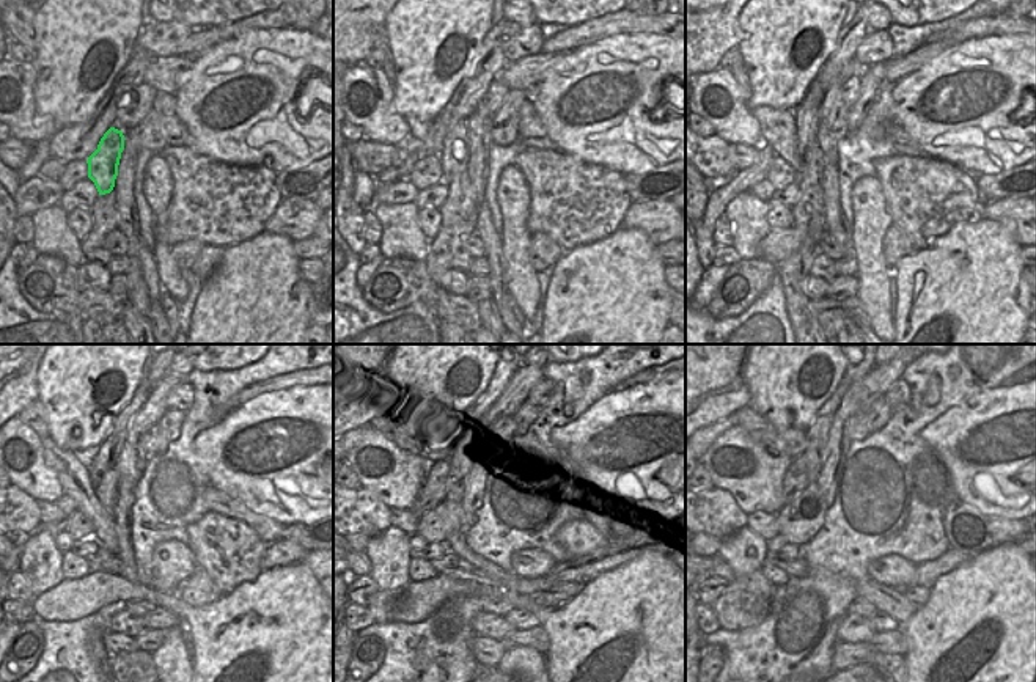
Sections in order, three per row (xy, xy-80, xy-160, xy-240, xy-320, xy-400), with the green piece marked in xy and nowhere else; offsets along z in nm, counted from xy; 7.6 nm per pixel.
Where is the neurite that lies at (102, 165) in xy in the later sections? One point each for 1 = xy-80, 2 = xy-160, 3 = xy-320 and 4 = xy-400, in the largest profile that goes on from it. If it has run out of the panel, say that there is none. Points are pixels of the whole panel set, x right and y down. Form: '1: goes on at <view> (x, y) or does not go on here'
1: goes on at xy-80 (455, 157)
2: goes on at xy-160 (805, 115)
3: goes on at xy-320 (467, 432)
4: goes on at xy-400 (852, 376)

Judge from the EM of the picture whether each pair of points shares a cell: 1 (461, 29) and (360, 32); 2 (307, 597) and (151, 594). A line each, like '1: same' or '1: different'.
1: different
2: same

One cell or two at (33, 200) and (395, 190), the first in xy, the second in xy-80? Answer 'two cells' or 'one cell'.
one cell

